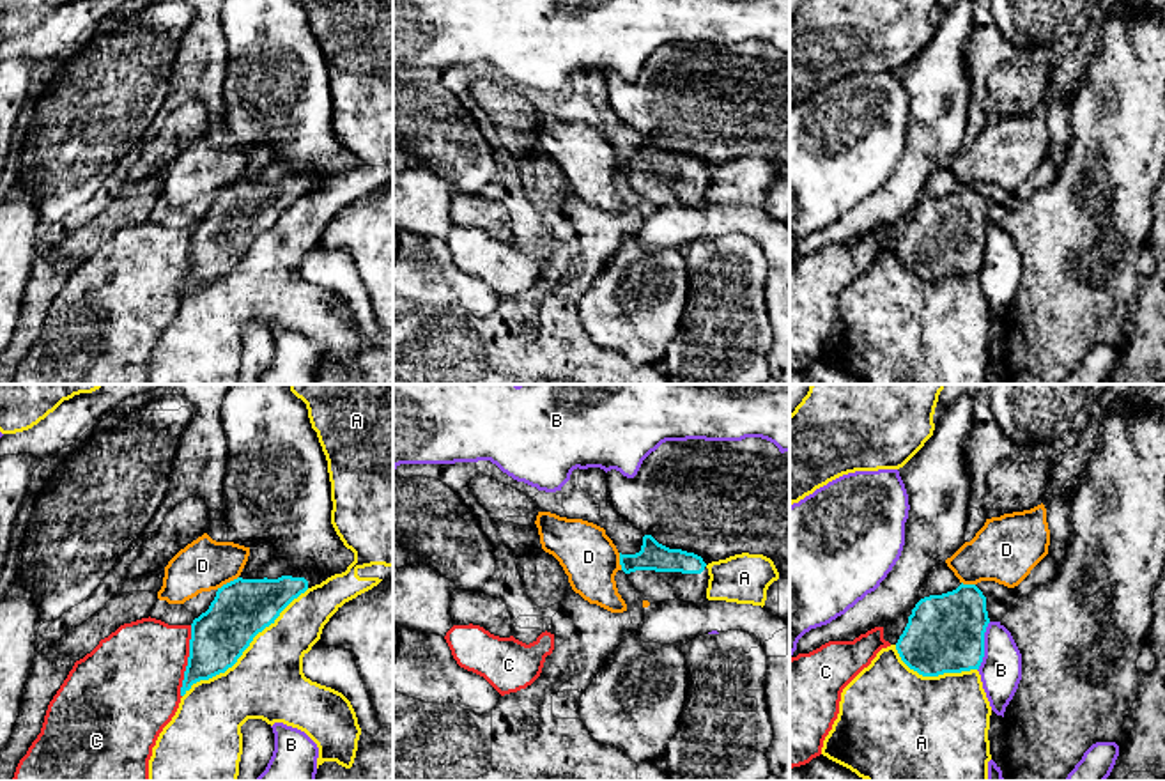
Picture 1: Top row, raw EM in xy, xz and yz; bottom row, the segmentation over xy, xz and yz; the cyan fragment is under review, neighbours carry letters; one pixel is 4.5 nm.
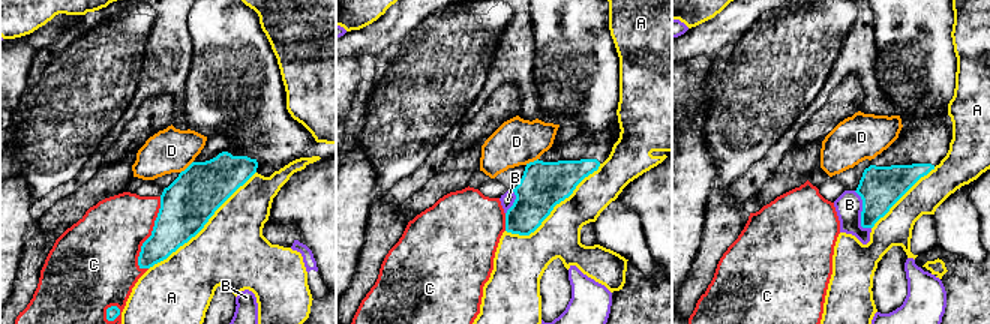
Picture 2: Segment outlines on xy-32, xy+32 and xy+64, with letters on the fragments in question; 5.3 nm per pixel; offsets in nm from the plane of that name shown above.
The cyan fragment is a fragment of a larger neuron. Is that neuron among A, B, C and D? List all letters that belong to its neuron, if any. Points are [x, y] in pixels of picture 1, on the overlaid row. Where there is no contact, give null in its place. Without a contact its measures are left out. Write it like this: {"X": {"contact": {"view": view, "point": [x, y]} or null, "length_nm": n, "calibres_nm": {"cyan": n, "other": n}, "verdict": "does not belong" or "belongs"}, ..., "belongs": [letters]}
{"A": {"contact": {"view": "xy", "point": [245, 649]}, "length_nm": 750, "calibres_nm": {"cyan": 260, "other": 340}, "verdict": "does not belong"}, "B": {"contact": {"view": "yz", "point": [983, 647]}, "length_nm": 240, "calibres_nm": {"cyan": 360, "other": 190}, "verdict": "does not belong"}, "C": {"contact": {"view": "xy", "point": [188, 661]}, "length_nm": 340, "calibres_nm": {"cyan": 260, "other": 440}, "verdict": "does not belong"}, "D": {"contact": {"view": "xy", "point": [227, 583]}, "length_nm": 120, "calibres_nm": {"cyan": 260, "other": 240}, "verdict": "does not belong"}, "belongs": []}

